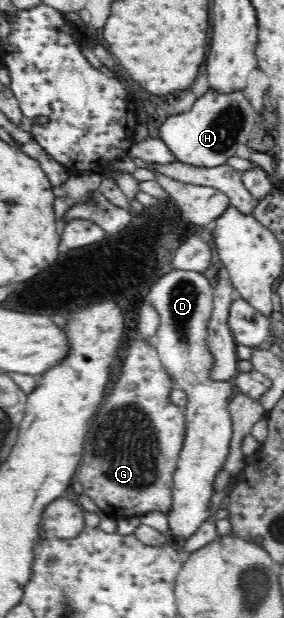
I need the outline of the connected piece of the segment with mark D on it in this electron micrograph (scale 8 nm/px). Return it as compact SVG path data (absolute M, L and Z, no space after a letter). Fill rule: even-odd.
M174 270L152 286L150 299L146 299L153 303L161 317L154 337L160 361L188 396L184 408L186 437L174 471L172 507L167 512L169 531L180 539L190 536L212 513L213 509L208 511L213 494L212 484L227 458L233 434L229 401L236 392L234 382L216 383L209 379L208 372L213 359L206 345L206 323L212 313L214 293L210 280L202 272Z

